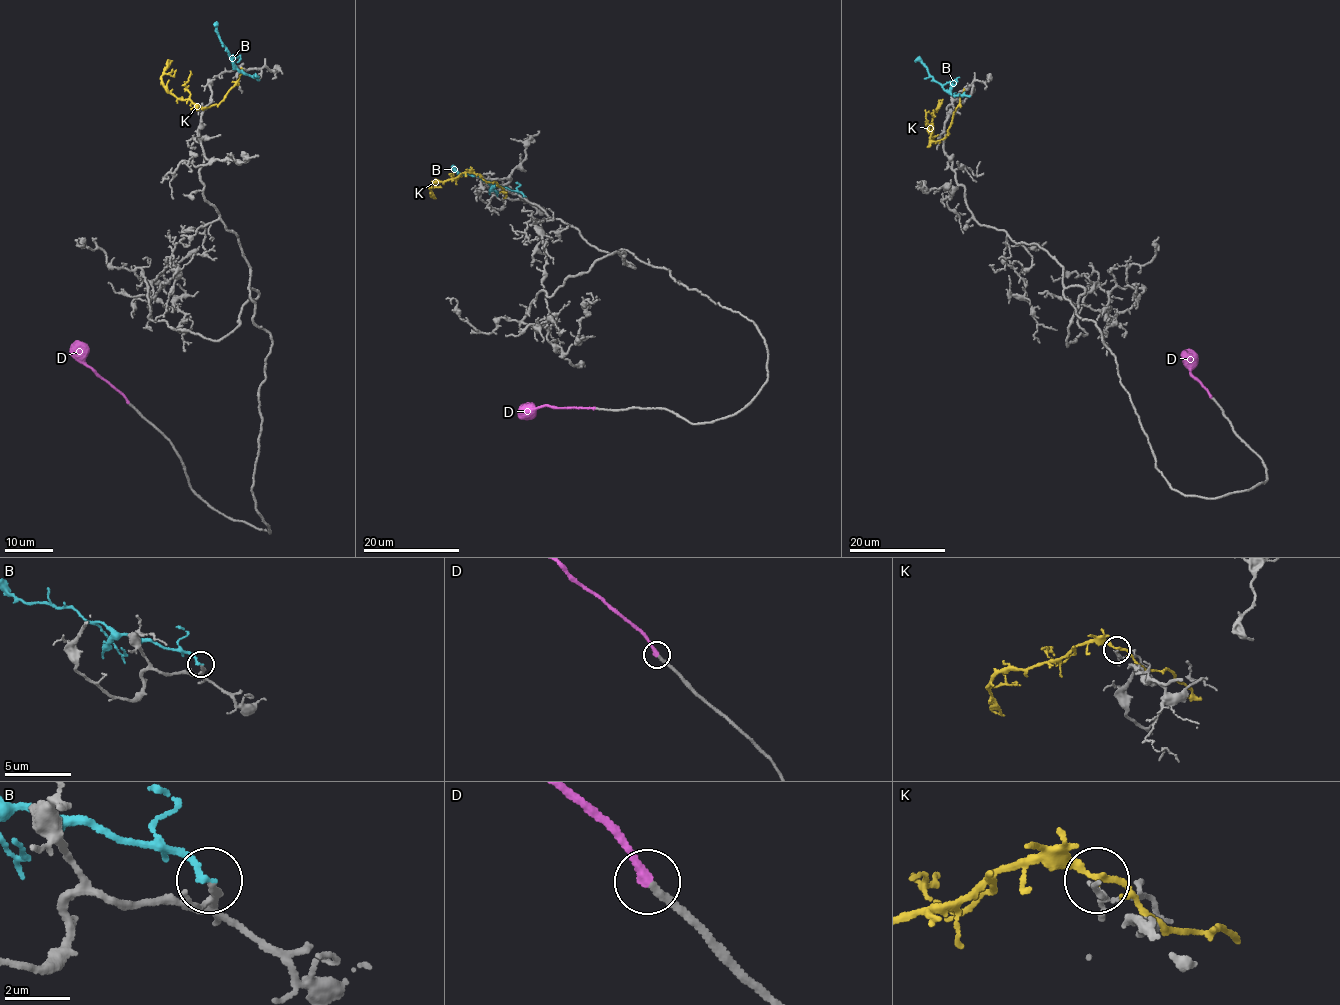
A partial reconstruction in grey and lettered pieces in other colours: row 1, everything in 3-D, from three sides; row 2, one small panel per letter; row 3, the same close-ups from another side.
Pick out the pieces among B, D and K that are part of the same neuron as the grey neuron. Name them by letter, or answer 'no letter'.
D

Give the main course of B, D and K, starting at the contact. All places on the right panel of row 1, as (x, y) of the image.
B: (969, 96), (952, 95), (928, 73), (927, 66), (914, 61)
D: (1210, 397), (1190, 372), (1190, 351)
K: (935, 141), (929, 140), (930, 128), (934, 110), (942, 99)

